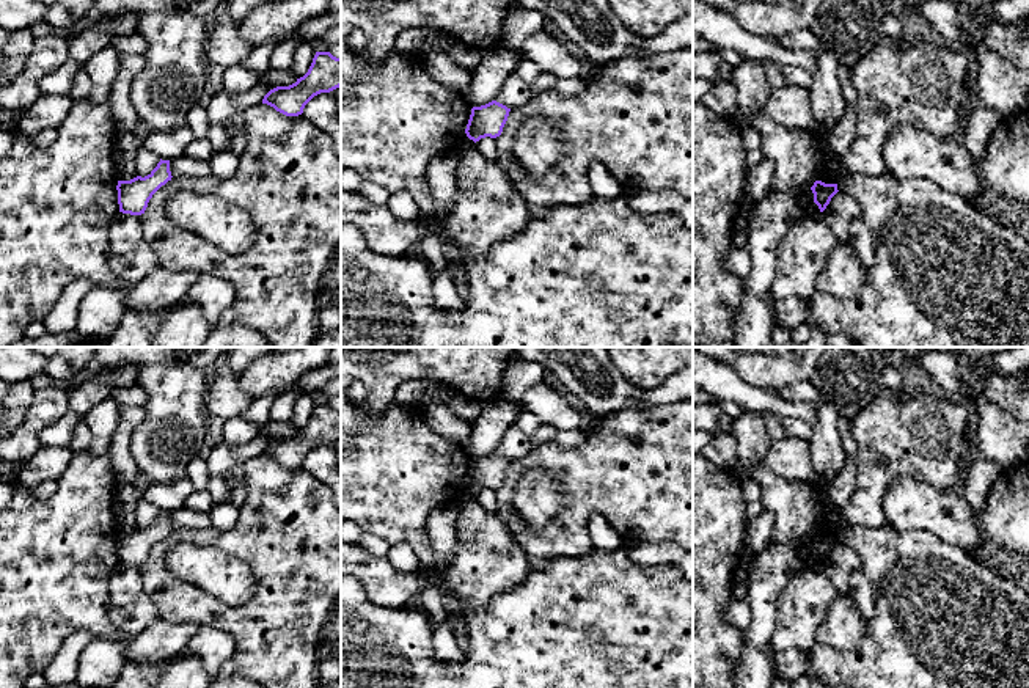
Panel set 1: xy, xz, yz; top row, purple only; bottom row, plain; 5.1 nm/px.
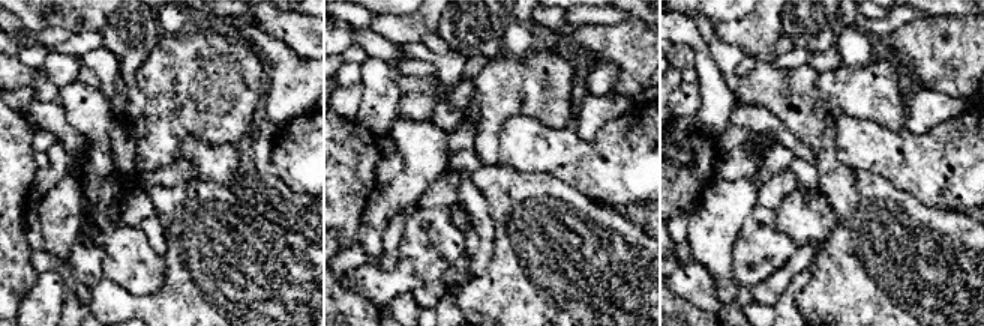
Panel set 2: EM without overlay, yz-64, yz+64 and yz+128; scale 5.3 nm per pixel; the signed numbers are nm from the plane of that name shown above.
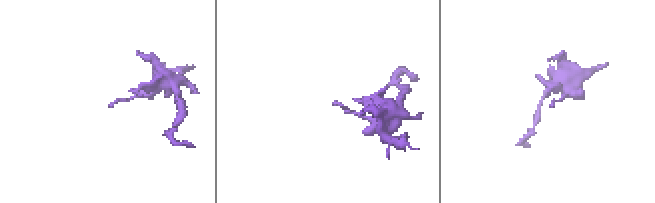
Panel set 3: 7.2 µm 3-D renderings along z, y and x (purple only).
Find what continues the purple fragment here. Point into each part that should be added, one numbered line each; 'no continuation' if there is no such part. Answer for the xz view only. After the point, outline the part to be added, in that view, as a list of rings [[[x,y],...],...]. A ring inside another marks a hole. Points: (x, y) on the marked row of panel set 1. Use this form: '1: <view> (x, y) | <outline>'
no continuation

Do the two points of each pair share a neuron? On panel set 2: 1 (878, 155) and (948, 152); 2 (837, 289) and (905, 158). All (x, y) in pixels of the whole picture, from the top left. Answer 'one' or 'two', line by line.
1: one
2: two

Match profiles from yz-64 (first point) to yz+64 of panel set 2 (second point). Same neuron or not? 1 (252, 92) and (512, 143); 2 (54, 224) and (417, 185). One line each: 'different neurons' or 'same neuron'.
1: different neurons
2: different neurons

